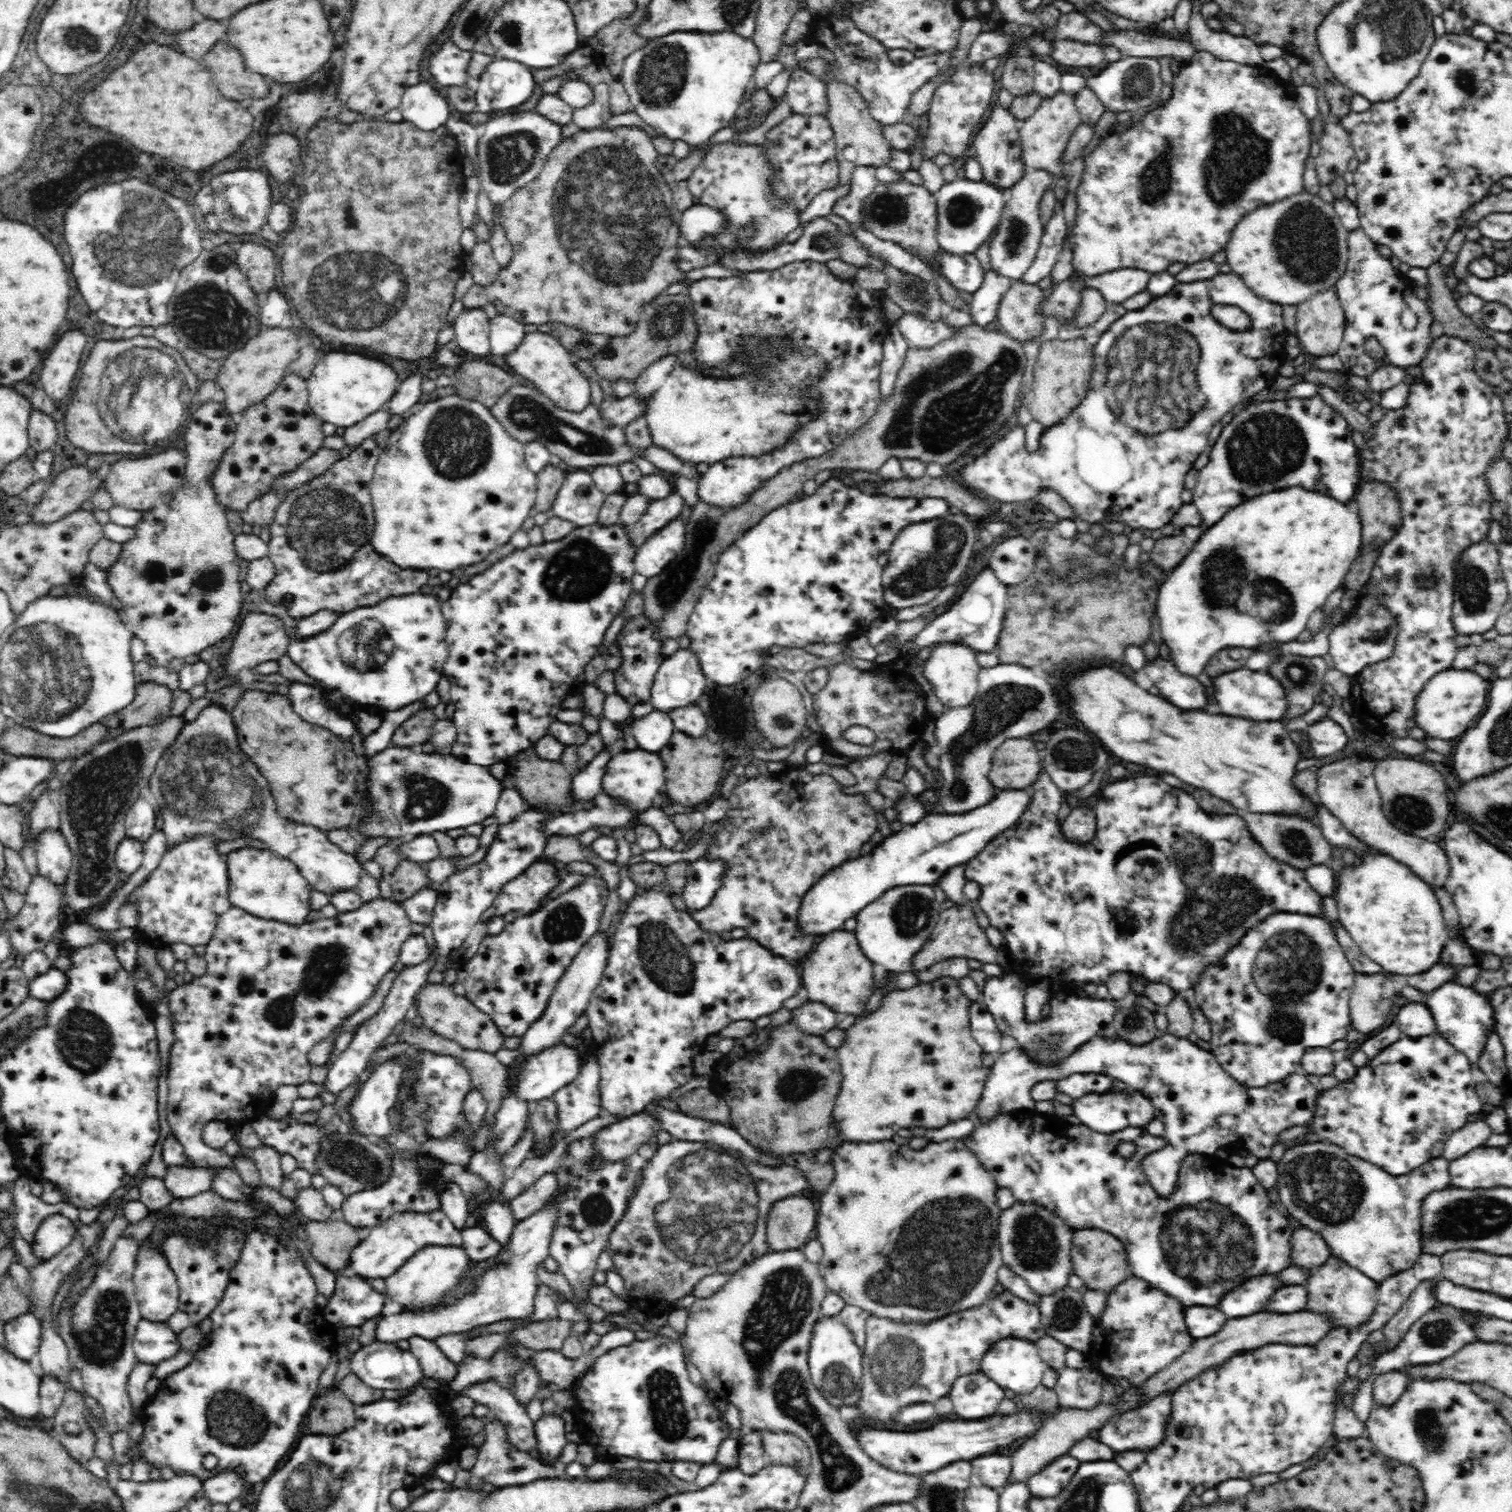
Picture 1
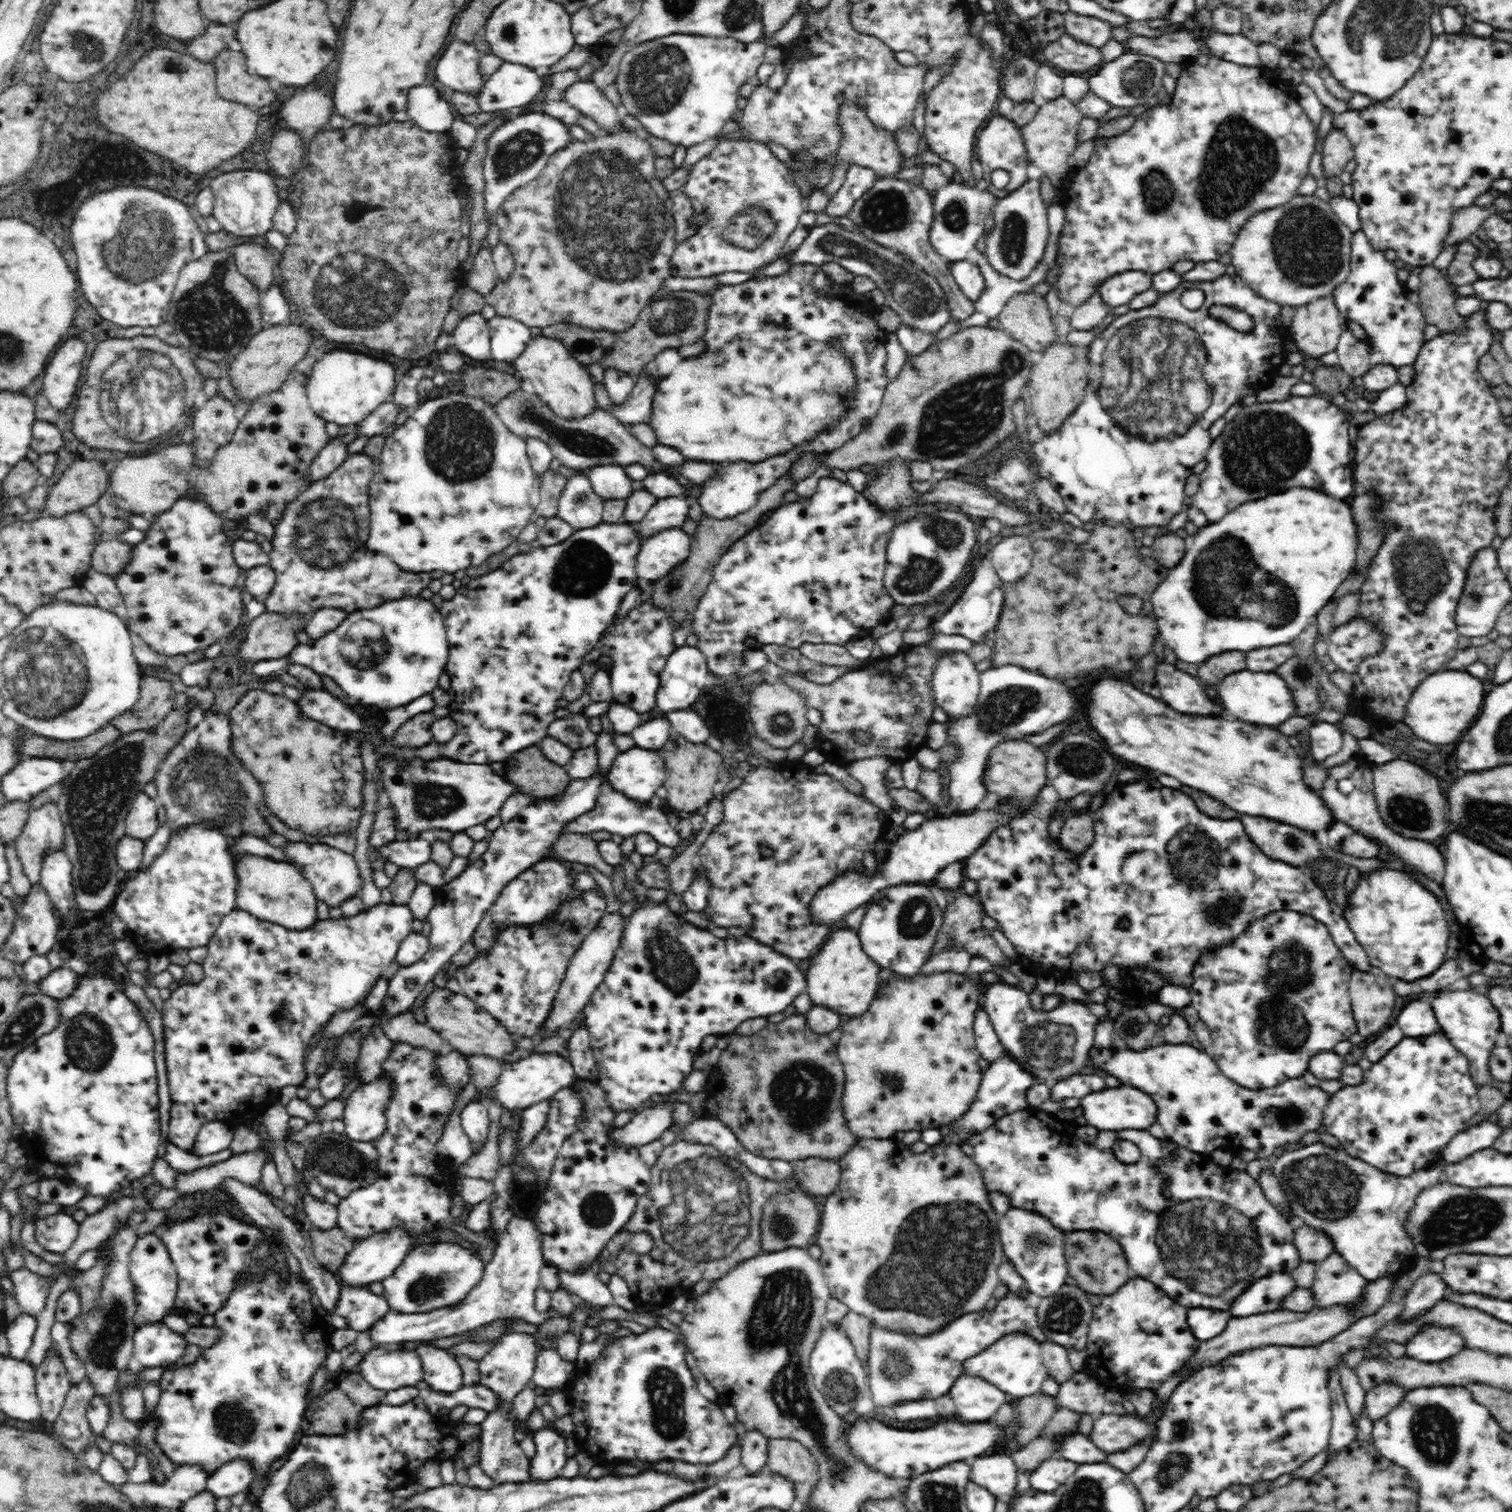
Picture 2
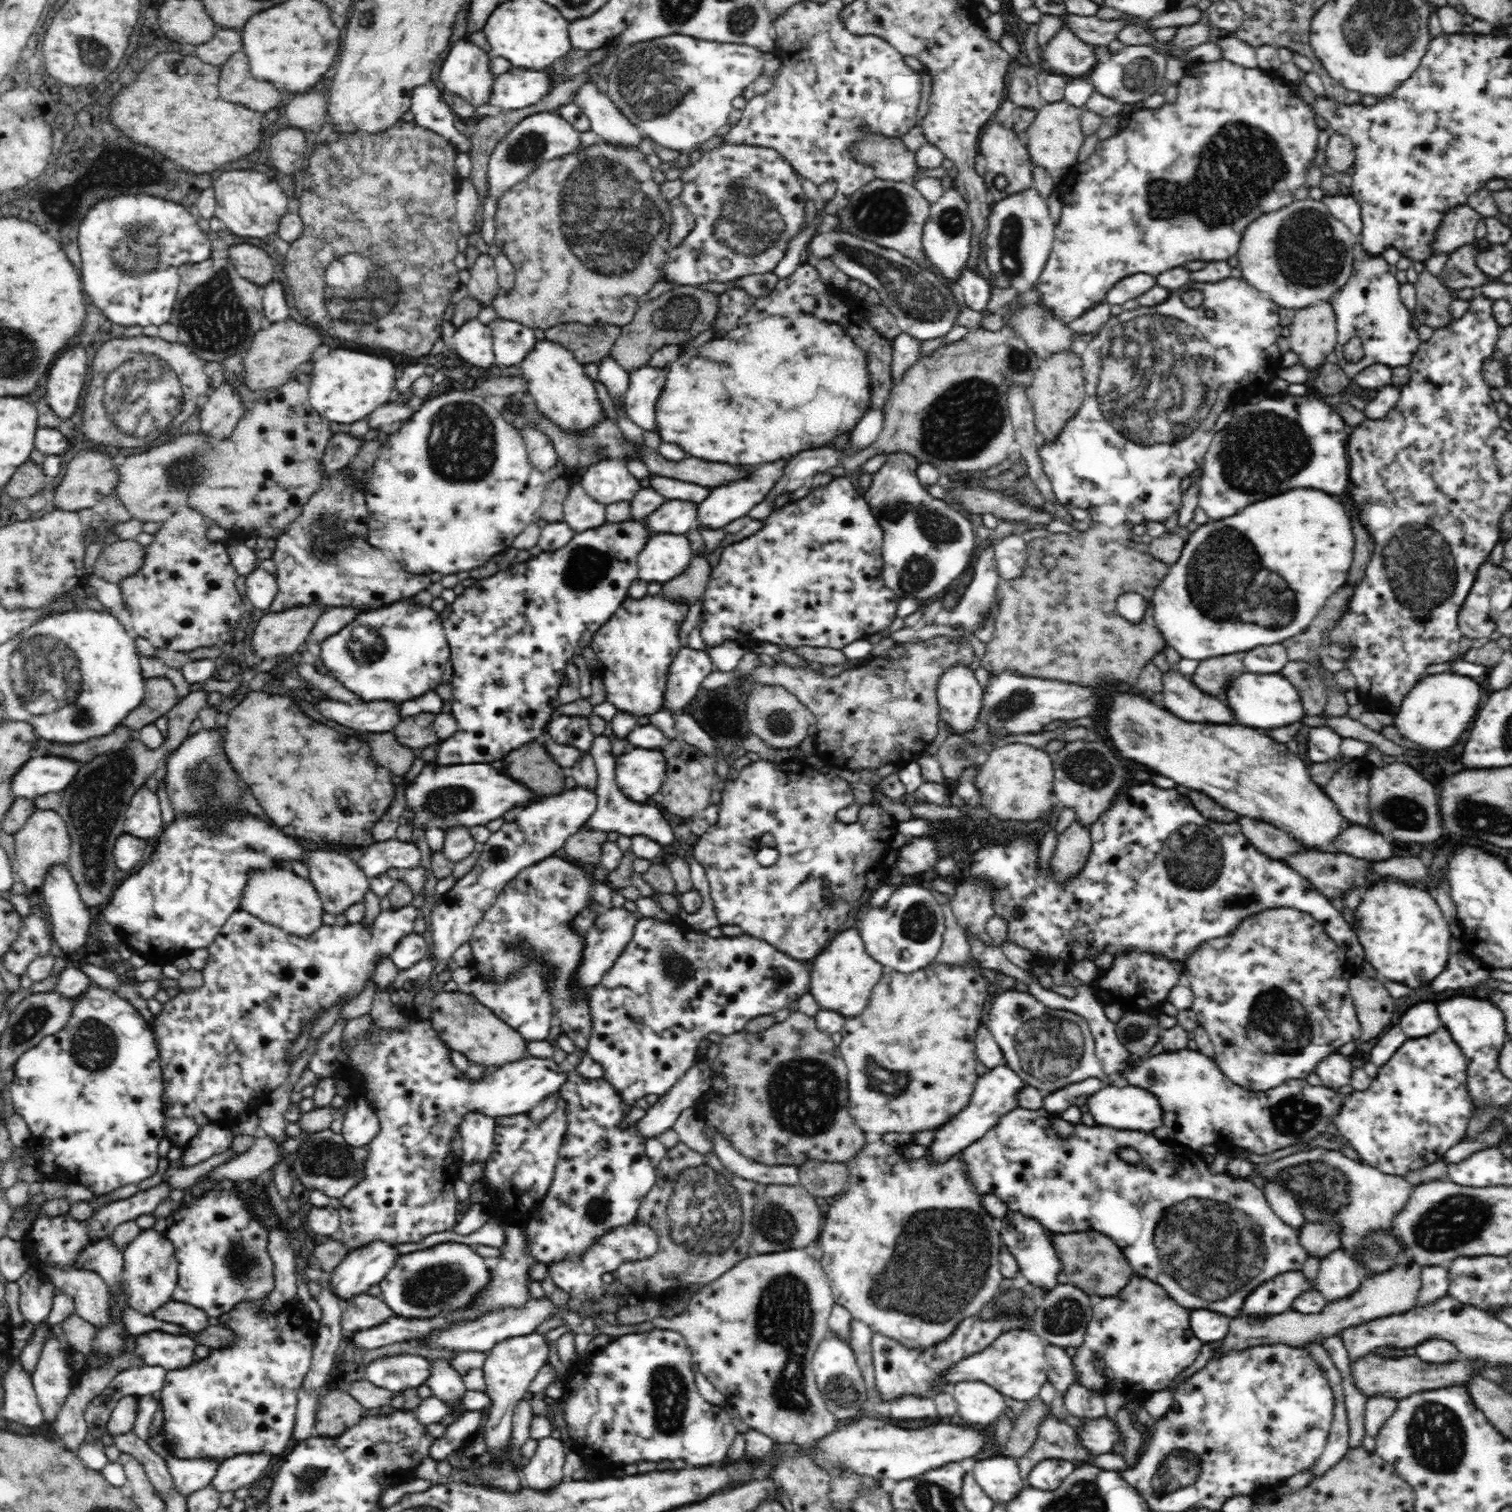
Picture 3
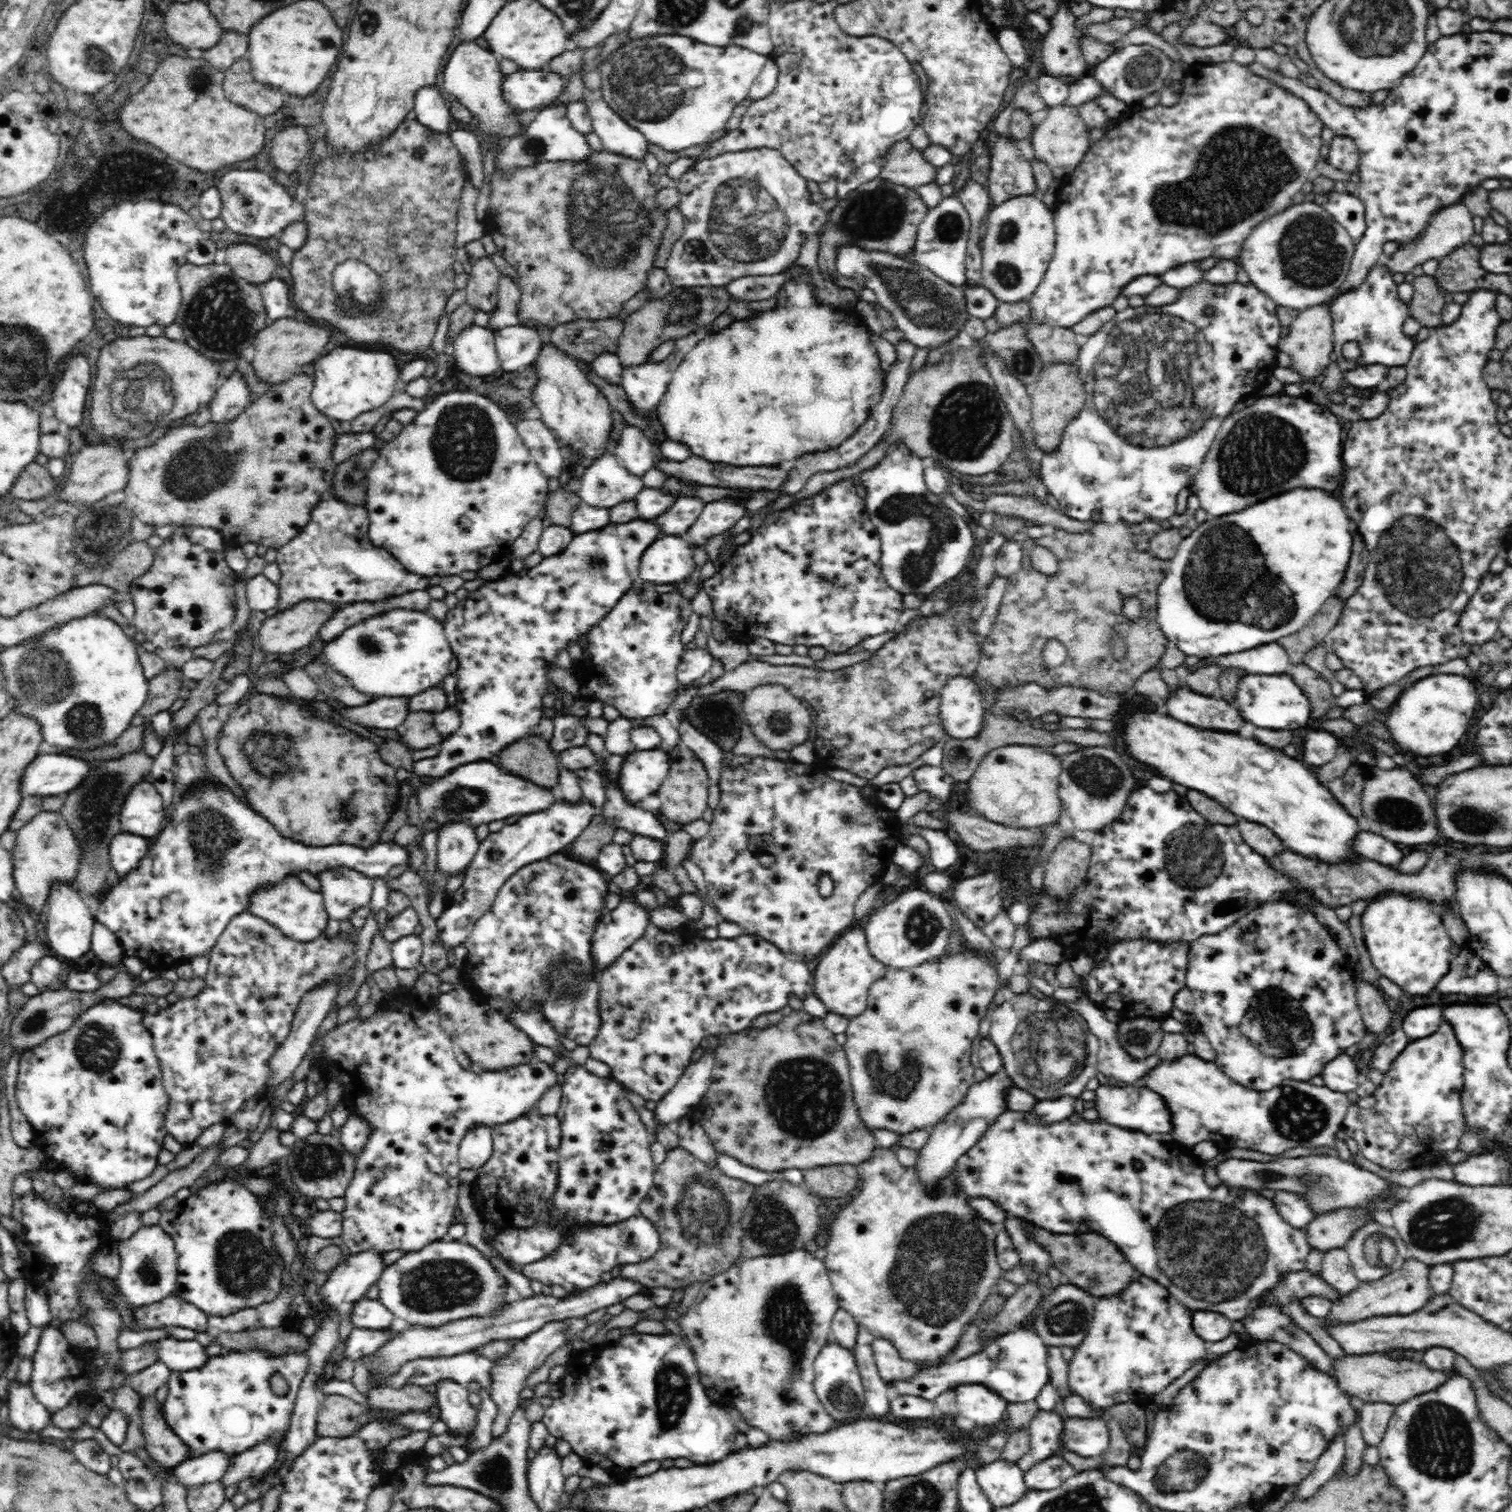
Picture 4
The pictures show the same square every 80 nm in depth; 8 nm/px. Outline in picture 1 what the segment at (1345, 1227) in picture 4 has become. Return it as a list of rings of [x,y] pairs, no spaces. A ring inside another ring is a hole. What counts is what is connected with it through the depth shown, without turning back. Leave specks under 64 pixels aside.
[[[1299,1227],[1289,1240],[1289,1261],[1303,1272],[1322,1266],[1331,1257],[1329,1248],[1320,1234],[1306,1227]]]

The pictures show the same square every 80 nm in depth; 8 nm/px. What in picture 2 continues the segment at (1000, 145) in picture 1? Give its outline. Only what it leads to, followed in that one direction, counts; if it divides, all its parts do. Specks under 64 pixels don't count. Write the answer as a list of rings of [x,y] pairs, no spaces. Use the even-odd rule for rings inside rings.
[[[1002,116],[990,118],[988,124],[986,124],[986,128],[982,128],[982,131],[979,132],[975,148],[976,158],[980,160],[982,169],[984,170],[981,183],[997,199],[1004,198],[1010,191],[1016,190],[1029,179],[1027,167],[1030,162],[1027,161],[1027,150],[1023,142],[1023,137],[1020,136],[1020,129],[1016,128],[1015,124],[1012,124],[1012,120],[1006,120]],[[995,170],[1004,170],[1010,175],[1010,182],[1001,190],[994,188],[991,183],[991,174]]]

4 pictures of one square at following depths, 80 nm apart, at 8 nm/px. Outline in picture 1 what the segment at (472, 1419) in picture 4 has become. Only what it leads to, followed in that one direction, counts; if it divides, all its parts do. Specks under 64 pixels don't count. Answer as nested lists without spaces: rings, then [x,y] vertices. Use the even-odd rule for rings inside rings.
[[[560,1185],[554,1194],[542,1204],[540,1210],[536,1210],[534,1214],[524,1218],[520,1221],[516,1221],[514,1226],[514,1232],[512,1232],[512,1242],[508,1242],[508,1246],[502,1246],[500,1251],[504,1251],[504,1256],[499,1256],[502,1259],[500,1264],[488,1268],[478,1288],[470,1294],[466,1294],[462,1300],[458,1300],[455,1304],[450,1304],[446,1308],[440,1308],[436,1312],[403,1312],[391,1315],[384,1315],[384,1318],[378,1322],[375,1330],[375,1341],[382,1343],[394,1343],[396,1344],[401,1340],[408,1340],[410,1344],[410,1352],[416,1356],[422,1365],[422,1370],[426,1378],[435,1379],[444,1384],[447,1387],[447,1382],[453,1379],[454,1373],[456,1372],[455,1363],[448,1360],[433,1340],[436,1335],[448,1334],[451,1332],[464,1332],[472,1330],[478,1326],[492,1324],[492,1322],[498,1322],[503,1319],[515,1319],[529,1317],[529,1314],[534,1308],[534,1297],[540,1282],[538,1281],[536,1270],[542,1264],[543,1260],[550,1254],[550,1244],[552,1244],[552,1238],[554,1238],[554,1230],[558,1226],[558,1220],[560,1220],[559,1205],[564,1203],[569,1198],[569,1193],[572,1187],[568,1185]]]

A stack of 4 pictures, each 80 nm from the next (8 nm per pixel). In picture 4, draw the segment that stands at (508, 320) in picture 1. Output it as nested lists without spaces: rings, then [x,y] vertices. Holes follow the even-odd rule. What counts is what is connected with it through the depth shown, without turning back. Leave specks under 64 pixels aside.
[[[507,326],[495,332],[499,368],[517,375],[520,366],[531,367],[544,346],[533,327]]]

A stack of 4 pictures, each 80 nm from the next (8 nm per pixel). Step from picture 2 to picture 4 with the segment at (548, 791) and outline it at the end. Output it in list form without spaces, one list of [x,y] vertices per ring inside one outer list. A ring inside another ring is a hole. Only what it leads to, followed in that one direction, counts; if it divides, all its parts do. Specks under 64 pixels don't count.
[[[527,735],[504,748],[499,754],[502,769],[532,781],[543,789],[558,784],[558,774],[563,771],[558,756],[549,741],[540,736]]]

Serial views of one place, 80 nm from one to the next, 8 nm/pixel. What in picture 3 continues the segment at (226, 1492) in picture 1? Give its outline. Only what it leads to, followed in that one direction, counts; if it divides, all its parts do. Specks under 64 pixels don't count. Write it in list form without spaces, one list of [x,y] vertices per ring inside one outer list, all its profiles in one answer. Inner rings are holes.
[[[242,1453],[221,1461],[220,1468],[211,1484],[218,1492],[238,1490],[260,1478],[270,1464],[269,1454]]]

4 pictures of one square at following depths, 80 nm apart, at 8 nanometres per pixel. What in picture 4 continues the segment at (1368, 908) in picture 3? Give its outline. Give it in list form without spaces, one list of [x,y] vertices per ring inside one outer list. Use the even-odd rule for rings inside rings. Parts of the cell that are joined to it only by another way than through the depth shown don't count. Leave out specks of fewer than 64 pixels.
[[[1384,892],[1370,902],[1361,915],[1361,923],[1373,965],[1381,976],[1398,984],[1404,992],[1412,996],[1426,996],[1432,988],[1436,988],[1440,978],[1448,974],[1453,942],[1442,923],[1438,907],[1428,899],[1408,892]]]

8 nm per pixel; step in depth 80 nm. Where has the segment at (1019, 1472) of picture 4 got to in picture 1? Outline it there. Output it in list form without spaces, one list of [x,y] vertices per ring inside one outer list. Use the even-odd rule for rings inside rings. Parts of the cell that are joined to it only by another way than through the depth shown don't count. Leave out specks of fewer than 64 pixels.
[[[996,1452],[982,1455],[971,1460],[973,1466],[972,1481],[1000,1491],[1007,1484],[1007,1476],[1011,1469],[1009,1452]]]

